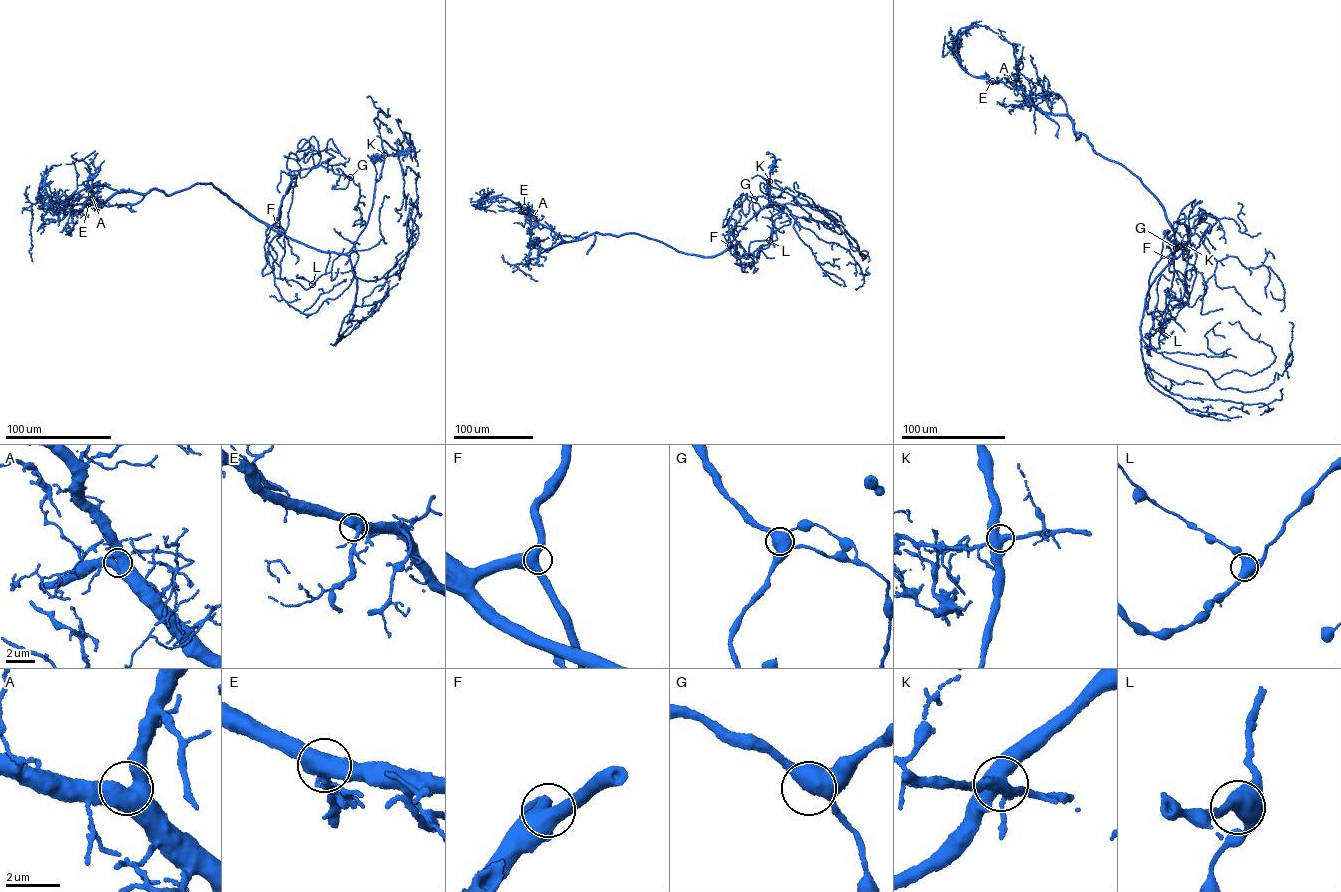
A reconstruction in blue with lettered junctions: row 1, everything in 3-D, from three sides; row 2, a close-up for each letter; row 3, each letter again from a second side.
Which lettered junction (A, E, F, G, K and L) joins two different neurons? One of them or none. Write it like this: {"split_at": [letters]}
{"split_at": ["K"]}

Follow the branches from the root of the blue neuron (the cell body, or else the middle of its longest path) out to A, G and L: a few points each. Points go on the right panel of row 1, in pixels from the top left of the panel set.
A: (1164, 233), (1183, 245), (1153, 268), (1146, 307), (1174, 250), (1159, 200), (1013, 83)
G: (1164, 233), (1183, 245), (1153, 268), (1146, 307), (1186, 246), (1184, 223), (1176, 248)
L: (1164, 233), (1170, 245), (1183, 245), (1150, 274), (1146, 307), (1172, 261), (1164, 311), (1151, 313), (1161, 330)

